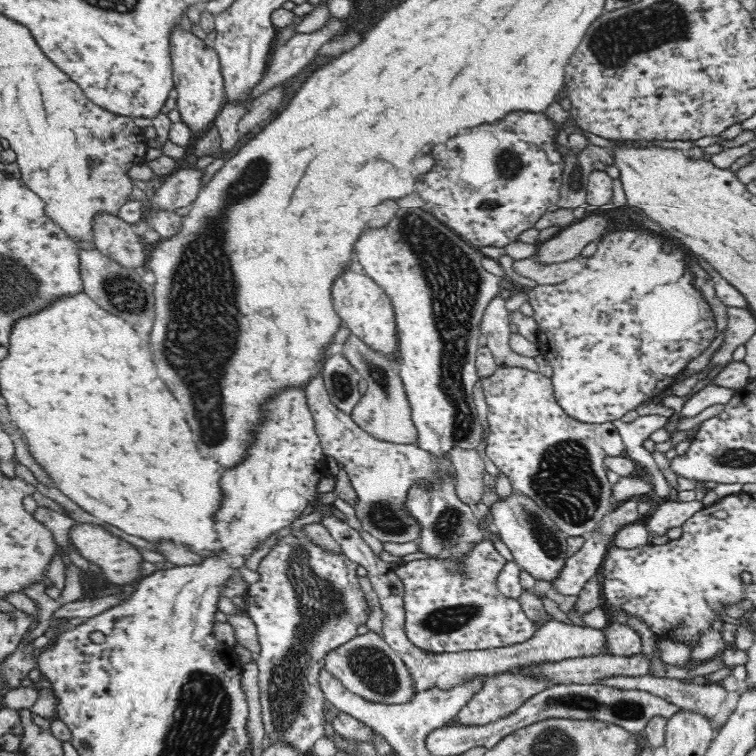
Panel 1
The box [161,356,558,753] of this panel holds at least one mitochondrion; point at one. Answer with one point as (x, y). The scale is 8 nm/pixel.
(320, 604)

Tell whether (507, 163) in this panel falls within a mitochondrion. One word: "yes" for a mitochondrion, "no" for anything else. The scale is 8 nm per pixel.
yes

